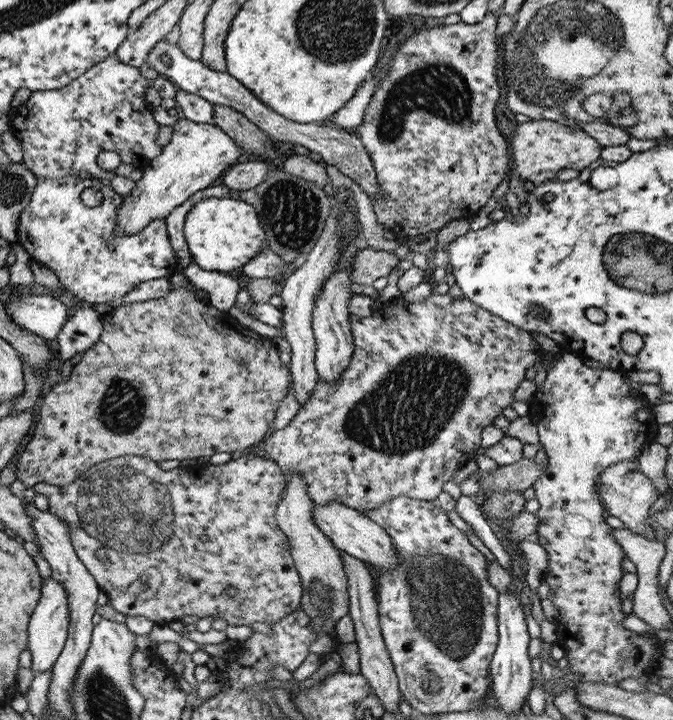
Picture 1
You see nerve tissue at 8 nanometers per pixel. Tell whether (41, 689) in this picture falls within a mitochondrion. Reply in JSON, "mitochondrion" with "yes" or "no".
{"mitochondrion":"no"}

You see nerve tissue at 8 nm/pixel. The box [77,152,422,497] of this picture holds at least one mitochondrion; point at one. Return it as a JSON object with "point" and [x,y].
{"point":[291,210]}

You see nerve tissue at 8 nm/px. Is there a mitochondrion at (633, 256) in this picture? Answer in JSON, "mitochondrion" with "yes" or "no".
{"mitochondrion":"yes"}

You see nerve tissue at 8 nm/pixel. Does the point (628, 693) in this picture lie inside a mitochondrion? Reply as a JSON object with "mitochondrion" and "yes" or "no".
{"mitochondrion":"no"}

